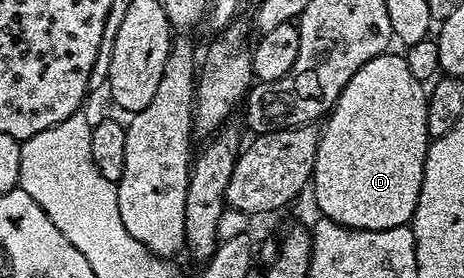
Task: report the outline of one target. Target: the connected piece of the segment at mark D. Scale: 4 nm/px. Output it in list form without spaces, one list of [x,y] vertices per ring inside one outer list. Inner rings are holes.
[[[387,53],[372,57],[344,85],[330,114],[325,116],[316,149],[312,178],[314,203],[325,218],[352,229],[392,229],[407,226],[414,218],[416,201],[424,177],[426,149],[432,140],[428,133],[427,88],[408,70],[405,54]]]

